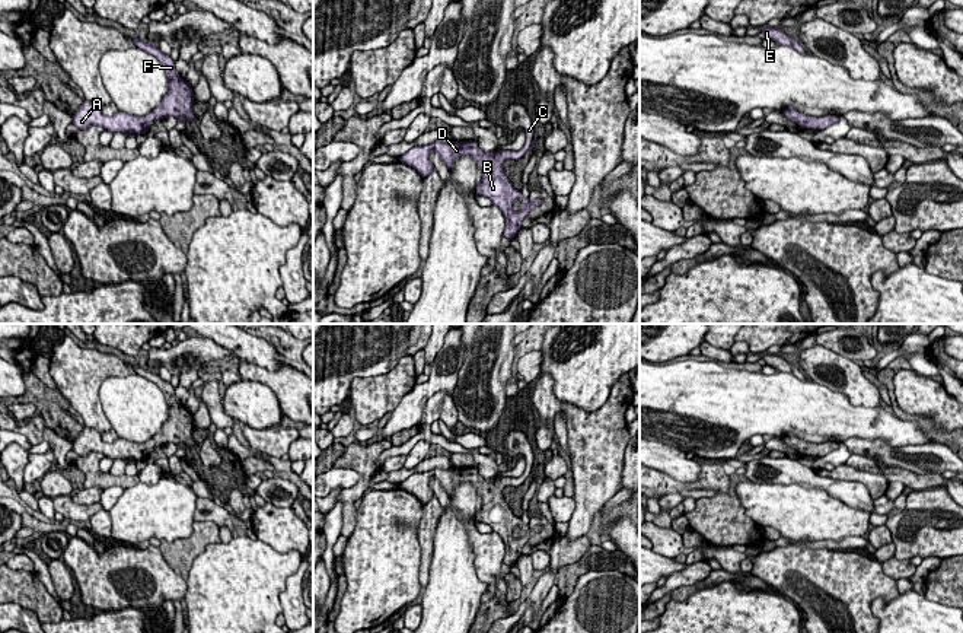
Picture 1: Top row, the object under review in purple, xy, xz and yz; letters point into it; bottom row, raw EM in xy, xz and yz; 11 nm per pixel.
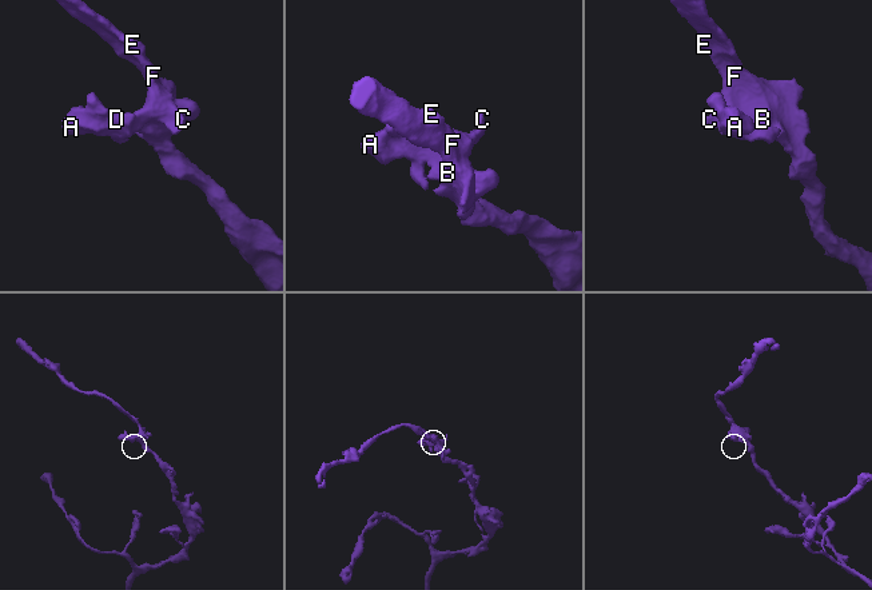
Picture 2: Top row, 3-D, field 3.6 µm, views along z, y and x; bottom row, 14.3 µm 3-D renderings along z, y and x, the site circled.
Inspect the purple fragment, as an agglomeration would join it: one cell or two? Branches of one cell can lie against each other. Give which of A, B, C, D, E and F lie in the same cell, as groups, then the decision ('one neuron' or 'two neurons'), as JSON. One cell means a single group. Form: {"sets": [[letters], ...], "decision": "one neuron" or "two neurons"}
{"sets": [["A", "B", "C", "D", "E", "F"]], "decision": "one neuron"}

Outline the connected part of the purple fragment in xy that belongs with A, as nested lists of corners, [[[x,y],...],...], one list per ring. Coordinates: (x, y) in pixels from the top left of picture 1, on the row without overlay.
[[[133,365],[131,372],[135,372],[152,382],[154,382],[163,392],[168,404],[168,420],[162,430],[154,435],[147,443],[137,443],[122,438],[118,438],[112,443],[103,442],[101,433],[92,427],[83,427],[82,433],[73,440],[73,451],[79,457],[86,457],[90,452],[103,454],[111,459],[135,459],[147,461],[152,446],[163,446],[166,443],[184,443],[189,449],[195,446],[192,439],[194,420],[192,413],[179,404],[175,398],[175,388],[170,382],[163,381],[157,372],[152,369],[143,369],[138,365]]]

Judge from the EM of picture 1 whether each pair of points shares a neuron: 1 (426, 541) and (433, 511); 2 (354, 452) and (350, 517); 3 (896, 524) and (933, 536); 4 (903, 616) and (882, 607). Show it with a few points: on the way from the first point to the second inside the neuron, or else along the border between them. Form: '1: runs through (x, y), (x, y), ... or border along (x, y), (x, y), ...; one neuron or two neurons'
1: runs through (426, 534), (430, 518); one neuron
2: runs through (364, 468), (364, 482), (350, 501); one neuron
3: runs through (905, 527), (924, 531); one neuron
4: runs through (898, 616), (887, 613); one neuron

